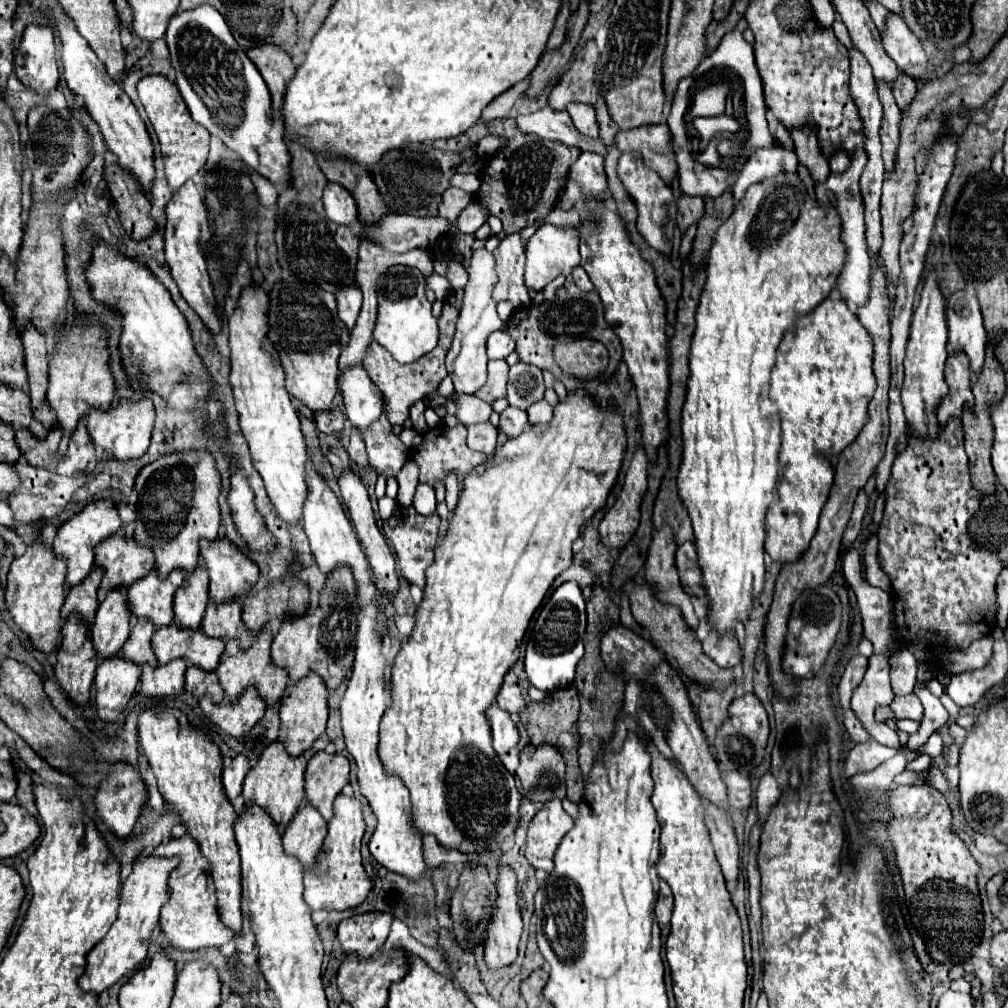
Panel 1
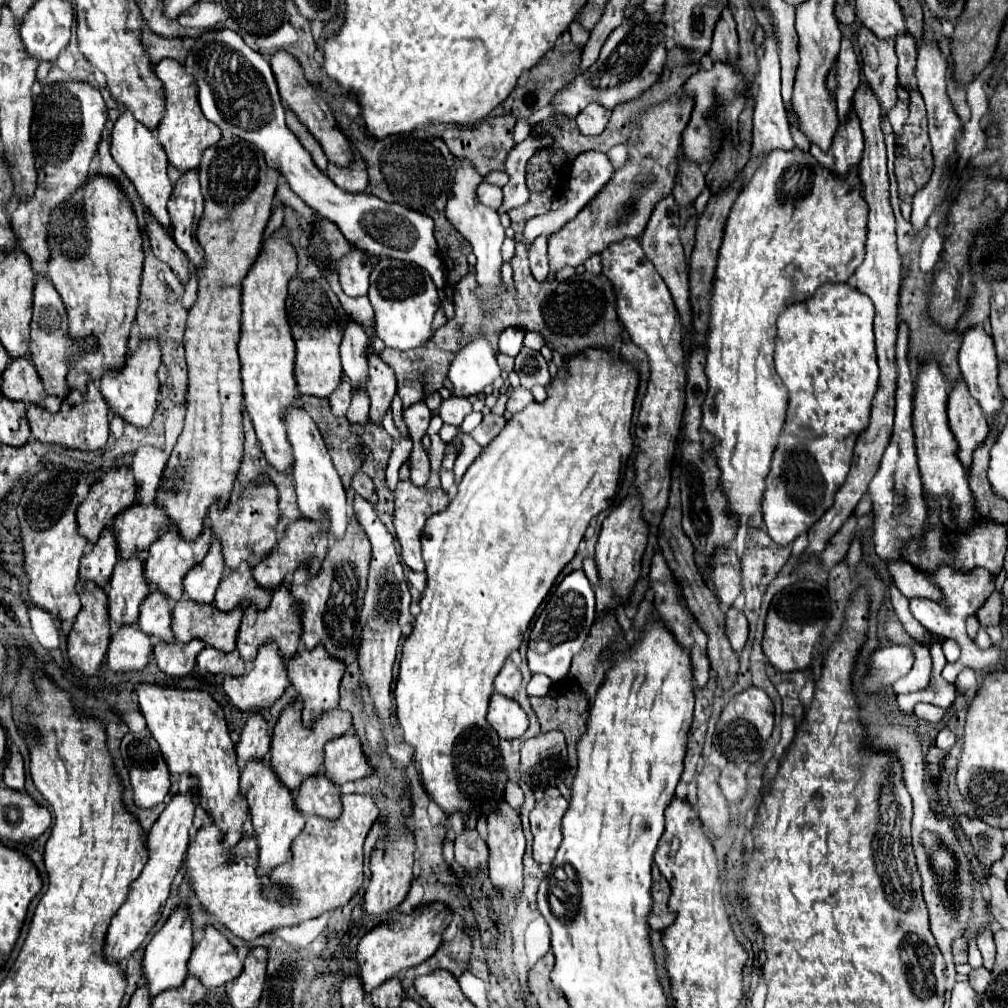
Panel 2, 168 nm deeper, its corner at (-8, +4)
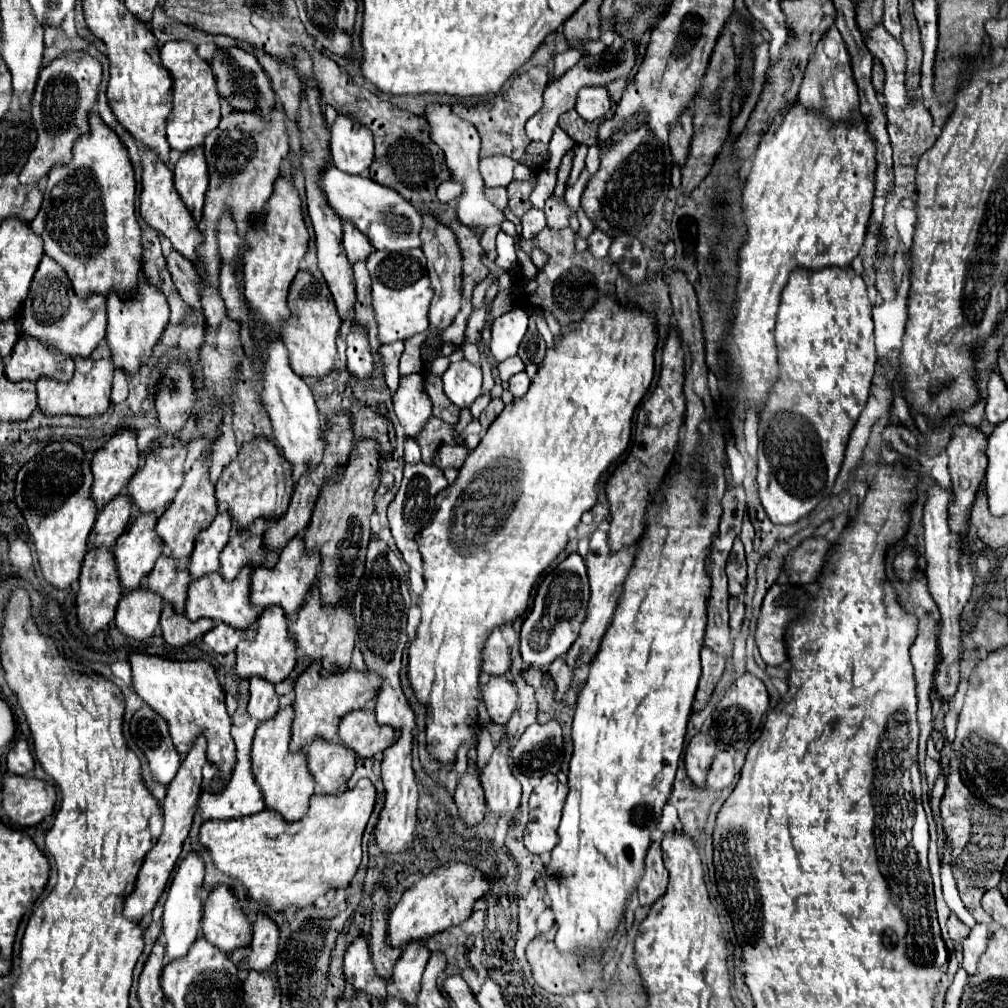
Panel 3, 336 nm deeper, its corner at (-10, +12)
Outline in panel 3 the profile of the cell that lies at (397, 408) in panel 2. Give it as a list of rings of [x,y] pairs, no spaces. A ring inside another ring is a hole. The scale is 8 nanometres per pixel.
[[[417,334],[405,340],[405,350],[401,356],[401,364],[399,364],[399,372],[401,374],[409,374],[409,372],[419,372],[421,368],[421,344],[425,340],[427,334]]]

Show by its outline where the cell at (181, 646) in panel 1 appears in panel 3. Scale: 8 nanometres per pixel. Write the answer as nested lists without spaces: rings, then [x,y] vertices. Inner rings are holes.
[[[241,570],[235,582],[223,582],[221,574],[207,574],[207,578],[197,578],[191,582],[185,614],[191,620],[211,618],[215,622],[225,622],[237,630],[245,630],[261,614],[261,610],[255,610],[255,606],[251,606],[249,598],[251,598],[251,570]]]

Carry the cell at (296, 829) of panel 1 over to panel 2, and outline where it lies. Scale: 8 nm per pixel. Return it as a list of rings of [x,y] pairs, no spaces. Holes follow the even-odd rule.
[[[317,774],[301,784],[299,792],[295,794],[295,806],[305,818],[317,816],[335,820],[343,810],[339,796],[339,788],[333,786],[333,782],[325,778],[325,774]]]

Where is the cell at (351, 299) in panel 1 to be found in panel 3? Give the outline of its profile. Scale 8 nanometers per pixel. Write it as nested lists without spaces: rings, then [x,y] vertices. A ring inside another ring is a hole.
[[[351,222],[343,224],[343,246],[351,264],[365,260],[373,252],[373,246],[363,234],[359,234],[359,230],[355,230],[355,226],[351,226]]]

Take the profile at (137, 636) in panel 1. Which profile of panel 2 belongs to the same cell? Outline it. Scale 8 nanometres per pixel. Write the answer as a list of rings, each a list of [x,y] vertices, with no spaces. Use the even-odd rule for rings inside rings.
[[[151,590],[151,594],[141,604],[141,614],[137,624],[151,638],[157,638],[161,642],[173,642],[171,606],[169,600],[159,590]]]

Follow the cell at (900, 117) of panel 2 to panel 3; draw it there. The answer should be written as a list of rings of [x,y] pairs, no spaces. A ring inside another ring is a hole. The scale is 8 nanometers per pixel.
[[[879,60],[873,62],[873,86],[877,92],[883,92],[883,82],[885,82],[885,70]]]

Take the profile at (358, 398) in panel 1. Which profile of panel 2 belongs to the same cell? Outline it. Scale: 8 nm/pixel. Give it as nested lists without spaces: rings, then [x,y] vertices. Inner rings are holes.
[[[349,320],[345,338],[341,342],[341,364],[343,372],[349,378],[353,390],[365,390],[369,382],[369,372],[367,372],[367,346],[369,340],[359,324]]]

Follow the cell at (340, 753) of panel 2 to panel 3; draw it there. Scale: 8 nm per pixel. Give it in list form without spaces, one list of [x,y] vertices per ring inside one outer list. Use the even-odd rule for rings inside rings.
[[[351,710],[339,724],[339,738],[359,758],[369,758],[395,744],[399,730],[379,726],[375,722],[375,710]]]

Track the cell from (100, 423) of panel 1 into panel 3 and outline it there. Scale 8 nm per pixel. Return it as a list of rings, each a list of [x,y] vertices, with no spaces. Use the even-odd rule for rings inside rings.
[[[143,274],[143,278],[139,278],[139,290],[135,290],[135,298],[131,298],[131,302],[123,302],[119,294],[111,294],[111,298],[107,298],[107,320],[109,322],[107,322],[105,340],[111,348],[113,364],[115,368],[121,368],[127,374],[133,374],[139,370],[139,364],[149,360],[153,346],[163,334],[169,322],[169,304],[161,288],[157,288],[155,284],[149,284],[149,280]]]

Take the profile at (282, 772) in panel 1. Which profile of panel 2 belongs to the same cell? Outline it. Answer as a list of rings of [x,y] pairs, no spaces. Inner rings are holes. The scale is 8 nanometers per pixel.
[[[295,702],[295,704],[287,706],[283,710],[275,730],[273,730],[273,740],[271,740],[271,768],[273,768],[275,776],[291,792],[299,790],[299,786],[305,778],[311,778],[321,770],[321,766],[323,766],[323,746],[331,738],[341,736],[347,730],[351,730],[351,714],[349,712],[333,708],[325,714],[321,714],[321,718],[317,718],[313,728],[307,728],[301,722],[301,704]]]

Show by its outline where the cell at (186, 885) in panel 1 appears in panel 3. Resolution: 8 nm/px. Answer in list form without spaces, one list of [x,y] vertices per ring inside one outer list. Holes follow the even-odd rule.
[[[363,778],[341,794],[313,794],[303,820],[283,822],[275,810],[263,810],[237,820],[207,820],[199,838],[219,872],[239,880],[249,900],[265,902],[273,910],[287,910],[291,904],[303,908],[329,888],[351,882],[361,864],[361,836],[373,804],[375,786]]]

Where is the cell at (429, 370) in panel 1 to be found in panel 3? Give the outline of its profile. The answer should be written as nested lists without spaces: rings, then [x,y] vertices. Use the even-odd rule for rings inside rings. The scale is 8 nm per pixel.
[[[543,228],[535,238],[525,240],[520,238],[519,246],[524,252],[531,252],[531,246],[541,248],[551,256],[549,264],[533,278],[525,280],[525,294],[531,306],[541,306],[541,310],[553,312],[553,316],[559,320],[561,328],[569,328],[569,324],[575,324],[583,318],[583,314],[595,304],[597,298],[611,294],[615,296],[615,286],[613,282],[619,276],[619,270],[615,270],[615,264],[611,262],[609,256],[605,258],[595,258],[589,250],[577,252],[575,250],[575,232],[571,228],[565,230],[549,230]]]

